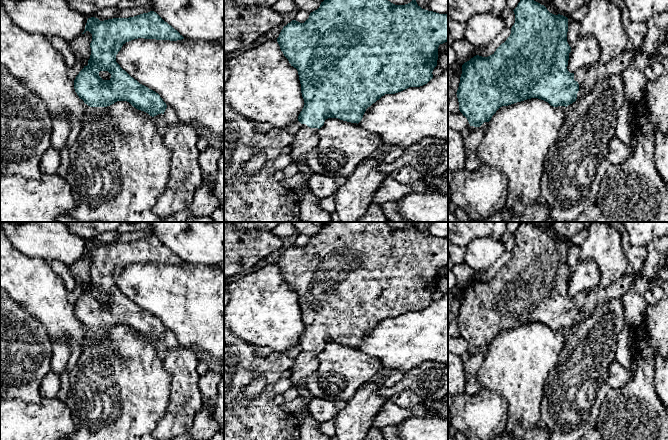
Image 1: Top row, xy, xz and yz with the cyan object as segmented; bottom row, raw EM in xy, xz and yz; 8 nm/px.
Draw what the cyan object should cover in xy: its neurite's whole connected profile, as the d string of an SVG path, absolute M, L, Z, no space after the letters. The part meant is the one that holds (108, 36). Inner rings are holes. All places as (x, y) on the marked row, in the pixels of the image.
M154 11L104 21L91 17L82 34L86 31L92 34L91 55L88 65L74 80L79 98L90 107L107 107L117 101L127 101L152 117L164 114L167 105L160 95L123 70L116 62L116 55L126 42L134 39L177 41L184 37ZM100 71L108 71L111 78L103 80Z

